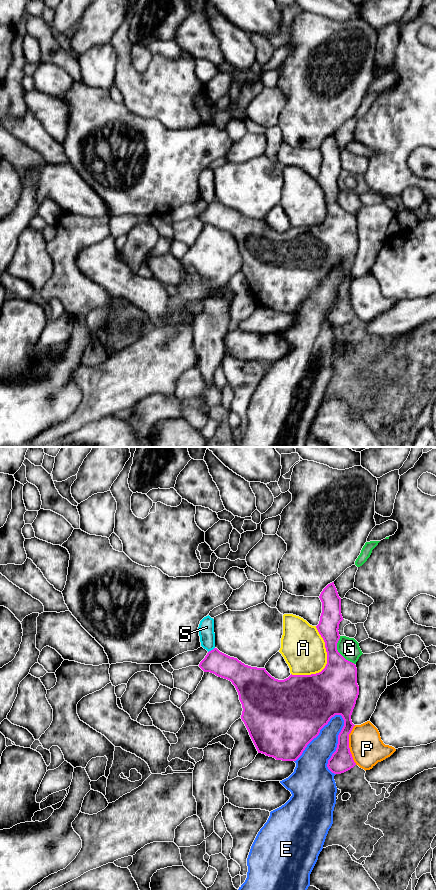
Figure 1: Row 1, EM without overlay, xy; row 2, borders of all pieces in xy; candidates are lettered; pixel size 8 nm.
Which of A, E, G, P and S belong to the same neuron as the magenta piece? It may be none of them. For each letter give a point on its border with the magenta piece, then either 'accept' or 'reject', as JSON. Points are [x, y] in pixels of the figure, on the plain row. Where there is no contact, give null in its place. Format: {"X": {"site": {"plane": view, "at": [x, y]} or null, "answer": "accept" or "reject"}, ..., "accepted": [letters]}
{"A": {"site": {"plane": "xy", "at": [327, 215]}, "answer": "reject"}, "E": {"site": {"plane": "xy", "at": [318, 286]}, "answer": "reject"}, "G": {"site": {"plane": "xy", "at": [338, 204]}, "answer": "reject"}, "P": {"site": {"plane": "xy", "at": [348, 297]}, "answer": "reject"}, "S": {"site": {"plane": "xy", "at": [211, 202]}, "answer": "reject"}, "accepted": []}

